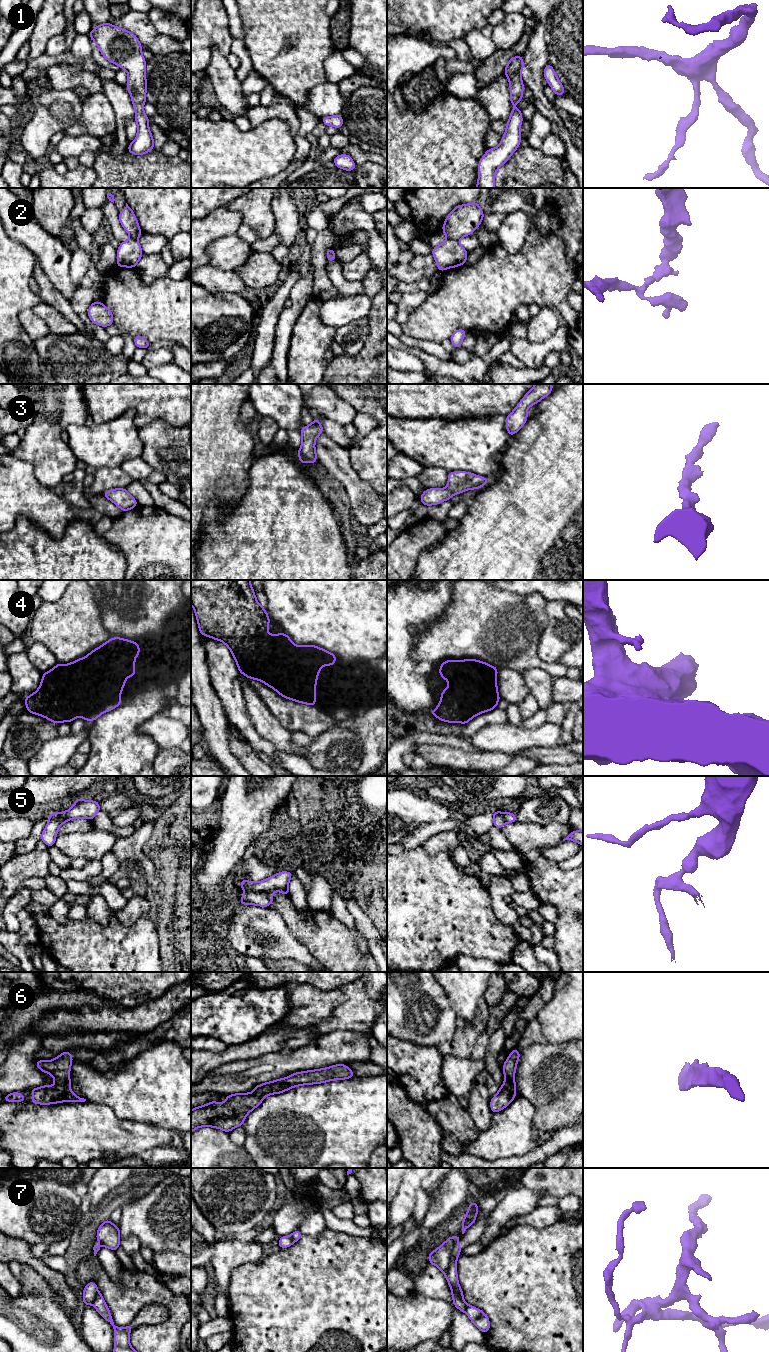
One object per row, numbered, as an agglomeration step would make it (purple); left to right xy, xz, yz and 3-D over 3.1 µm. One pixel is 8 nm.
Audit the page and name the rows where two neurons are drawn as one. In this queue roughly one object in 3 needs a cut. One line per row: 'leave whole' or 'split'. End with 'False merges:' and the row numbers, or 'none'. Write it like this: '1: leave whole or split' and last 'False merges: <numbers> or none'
1: leave whole
2: split
3: leave whole
4: leave whole
5: split
6: leave whole
7: split
False merges: 2, 5, 7

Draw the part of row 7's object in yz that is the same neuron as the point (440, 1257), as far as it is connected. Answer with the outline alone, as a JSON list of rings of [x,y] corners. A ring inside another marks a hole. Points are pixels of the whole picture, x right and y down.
[[[457,1235],[449,1237],[437,1249],[428,1254],[430,1264],[437,1266],[445,1276],[450,1268],[450,1260],[453,1248],[460,1238],[461,1236]]]

